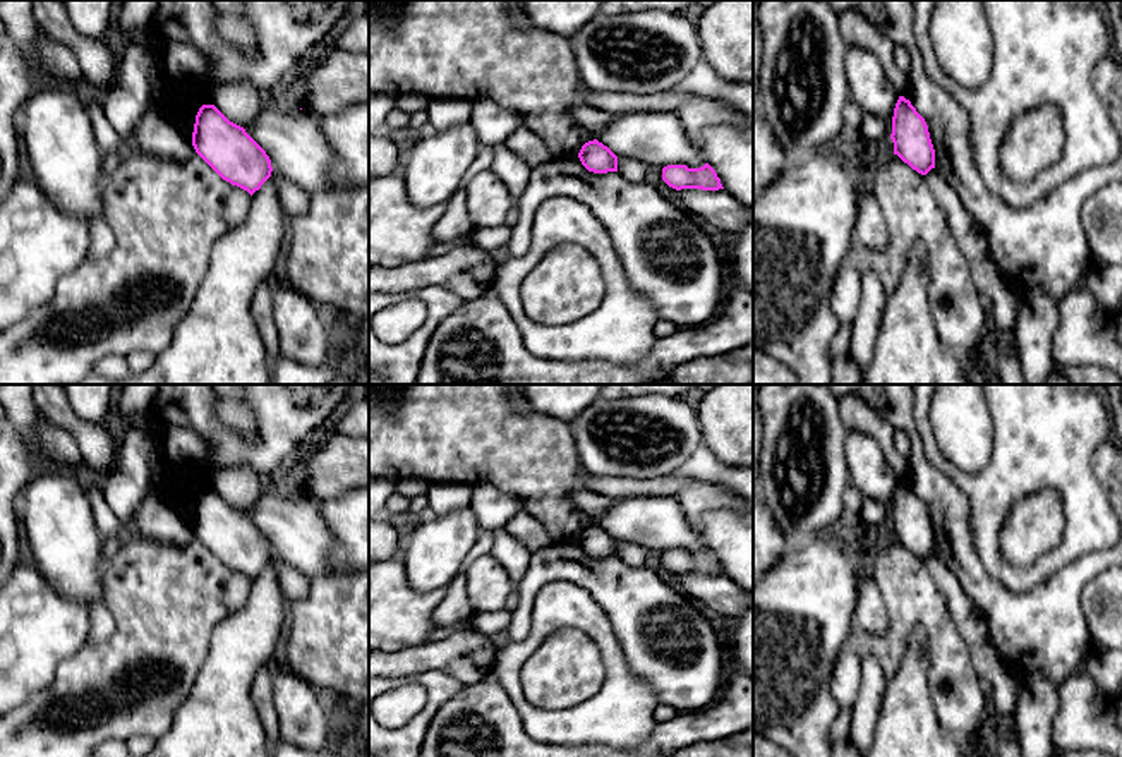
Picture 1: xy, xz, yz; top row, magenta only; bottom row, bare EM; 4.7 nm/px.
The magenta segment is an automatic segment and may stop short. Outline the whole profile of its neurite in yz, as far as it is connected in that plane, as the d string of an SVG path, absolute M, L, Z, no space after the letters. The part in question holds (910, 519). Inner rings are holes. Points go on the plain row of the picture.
M899 481L892 518L894 539L921 560L935 553L935 534L925 503L916 496L909 484Z

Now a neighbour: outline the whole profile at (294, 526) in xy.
M262 488L245 517L266 536L271 551L307 578L335 575L328 568L331 534L321 506L309 496L280 496Z

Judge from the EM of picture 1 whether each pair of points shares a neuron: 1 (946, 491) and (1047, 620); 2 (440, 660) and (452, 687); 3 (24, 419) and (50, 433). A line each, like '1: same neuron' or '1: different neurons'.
1: same neuron
2: different neurons
3: different neurons

